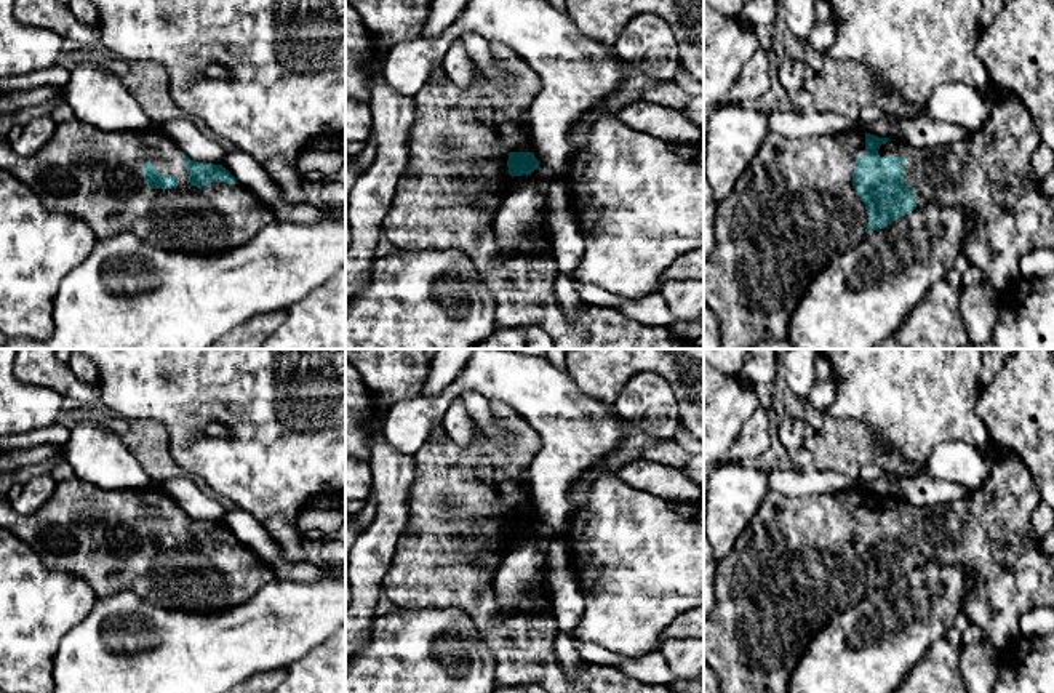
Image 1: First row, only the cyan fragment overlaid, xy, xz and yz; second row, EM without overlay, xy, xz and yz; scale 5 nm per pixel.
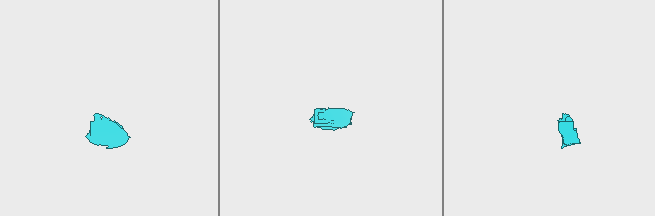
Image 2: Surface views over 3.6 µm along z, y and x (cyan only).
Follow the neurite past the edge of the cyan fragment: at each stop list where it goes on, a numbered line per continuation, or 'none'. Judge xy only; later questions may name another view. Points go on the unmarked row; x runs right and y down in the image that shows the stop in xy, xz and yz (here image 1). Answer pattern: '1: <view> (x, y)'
1: xy (93, 533)

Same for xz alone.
1: xz (456, 487)

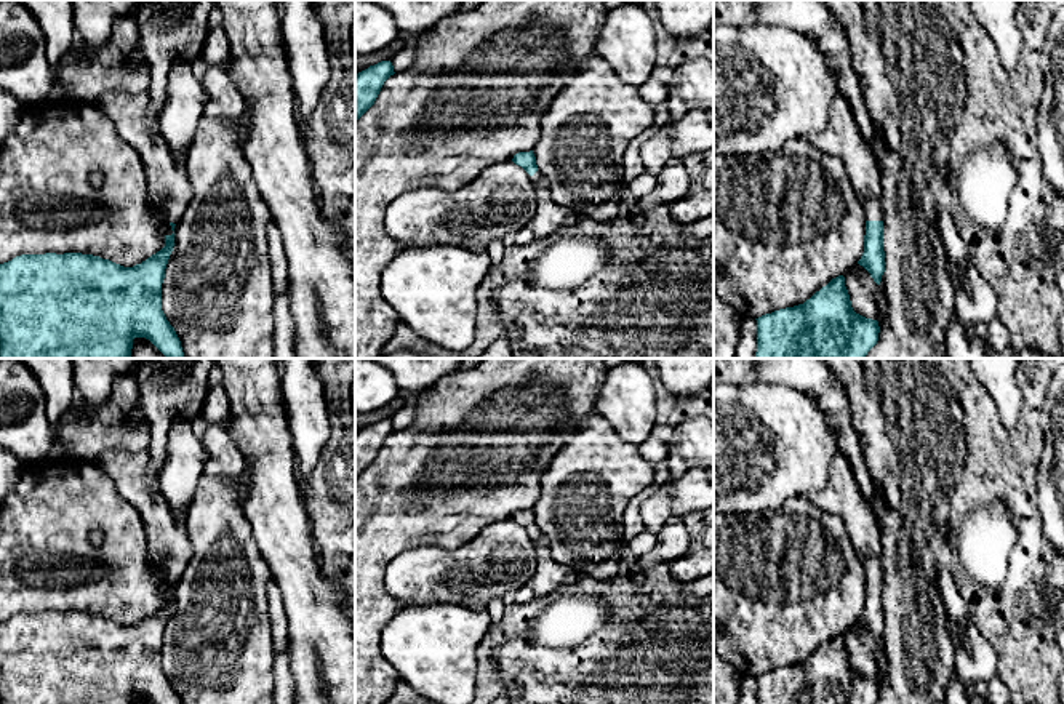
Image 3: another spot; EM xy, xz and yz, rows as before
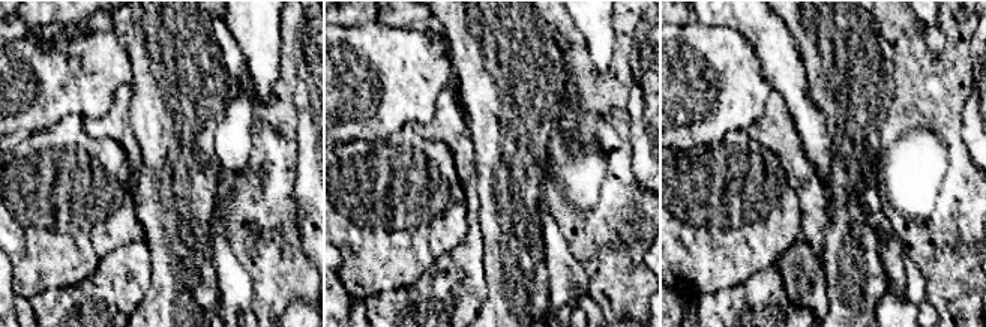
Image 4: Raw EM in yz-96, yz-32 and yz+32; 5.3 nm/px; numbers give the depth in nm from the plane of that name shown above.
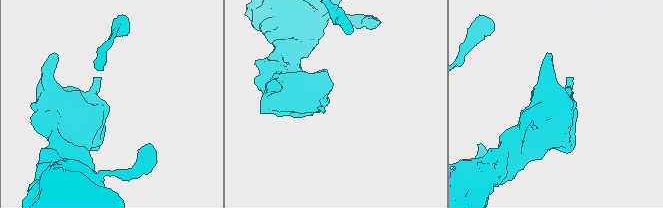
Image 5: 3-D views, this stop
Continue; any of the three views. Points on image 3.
1: yz (842, 496)

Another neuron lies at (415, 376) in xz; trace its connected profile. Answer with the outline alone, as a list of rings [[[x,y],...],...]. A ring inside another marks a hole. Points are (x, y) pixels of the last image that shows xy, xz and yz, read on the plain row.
[[[365,358],[384,366],[405,397],[419,397],[461,368],[462,358]]]

